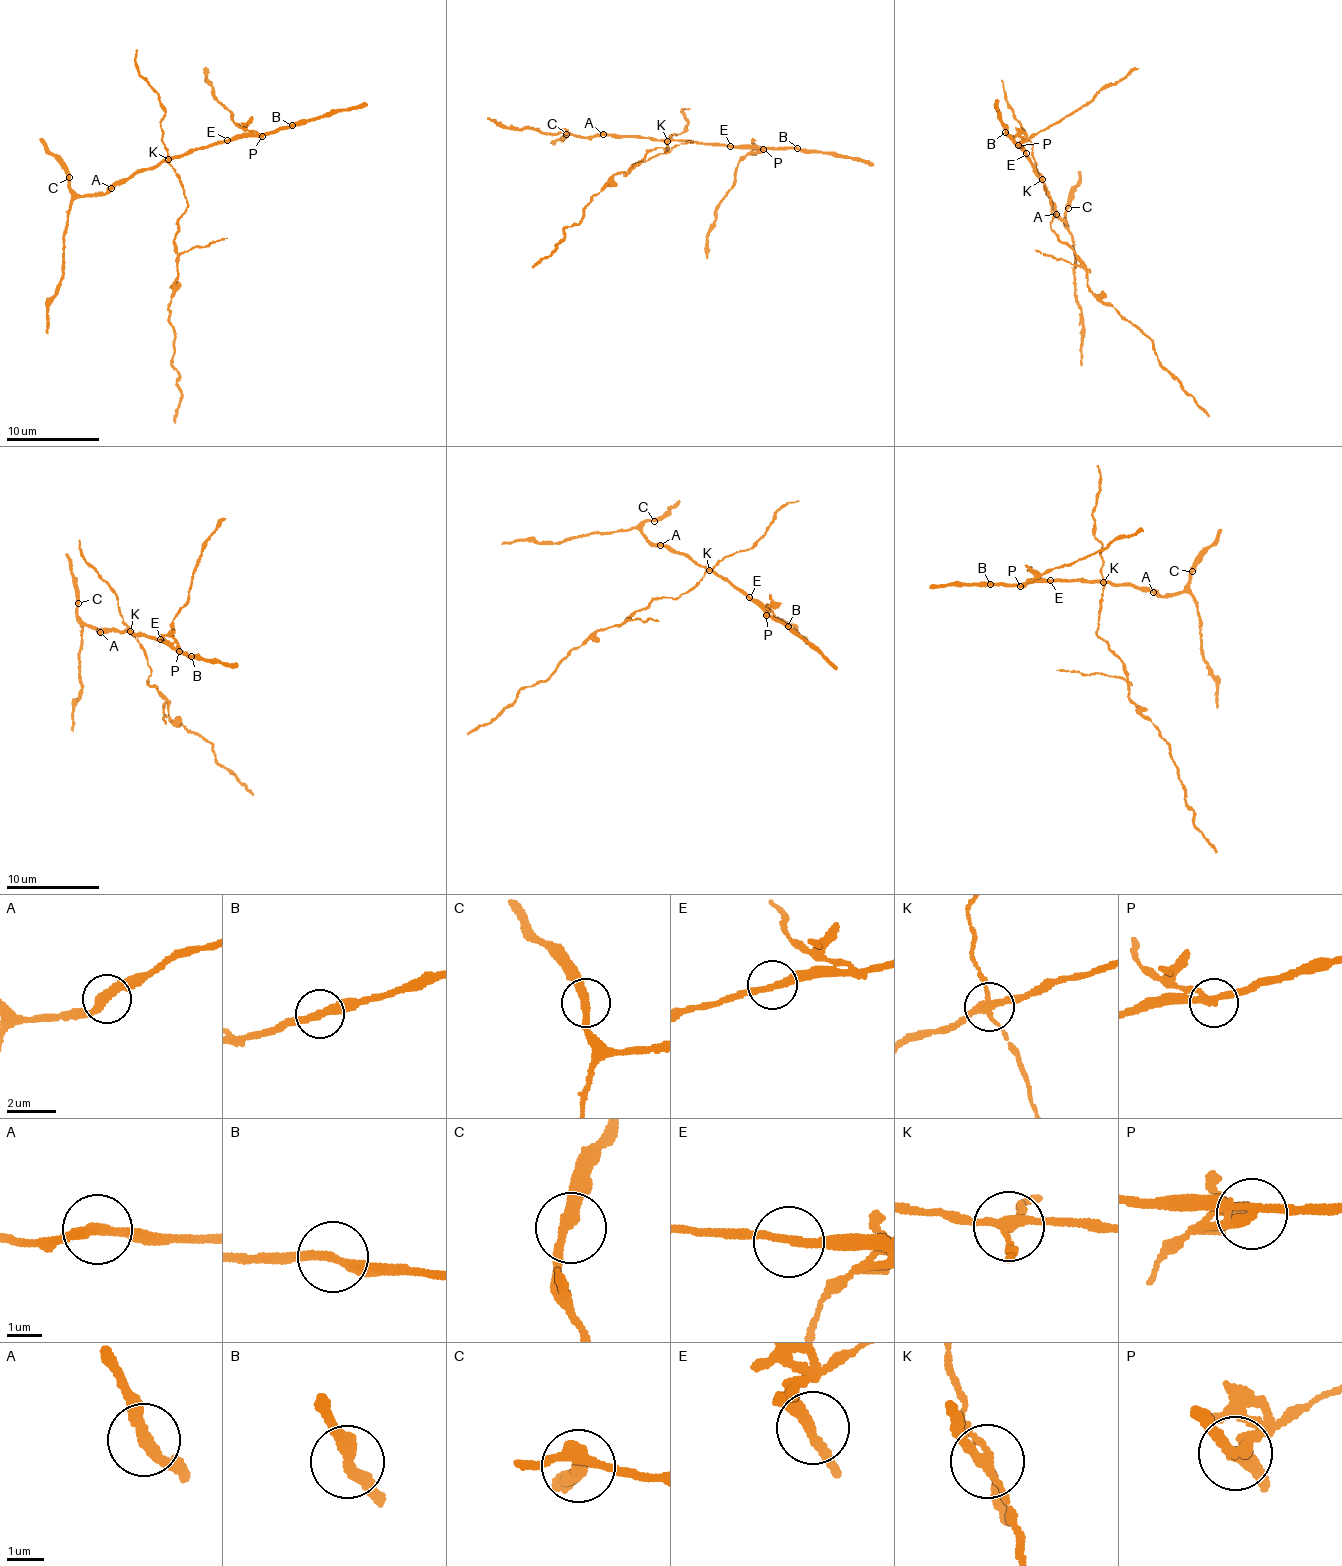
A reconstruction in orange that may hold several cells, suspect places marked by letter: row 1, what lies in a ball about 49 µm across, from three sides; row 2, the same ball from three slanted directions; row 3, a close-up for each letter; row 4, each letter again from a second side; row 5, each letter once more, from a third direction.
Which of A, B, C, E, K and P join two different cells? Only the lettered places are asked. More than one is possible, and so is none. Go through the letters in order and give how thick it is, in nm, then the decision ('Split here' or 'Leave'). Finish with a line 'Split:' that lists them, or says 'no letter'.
A: Thickness 320 nm. Leave
B: Thickness 280 nm. Leave
C: Thickness 300 nm. Leave
E: Thickness 240 nm. Leave
K: Thickness 240 nm. Split here
P: Thickness 280 nm. Split here
Split: K, P

